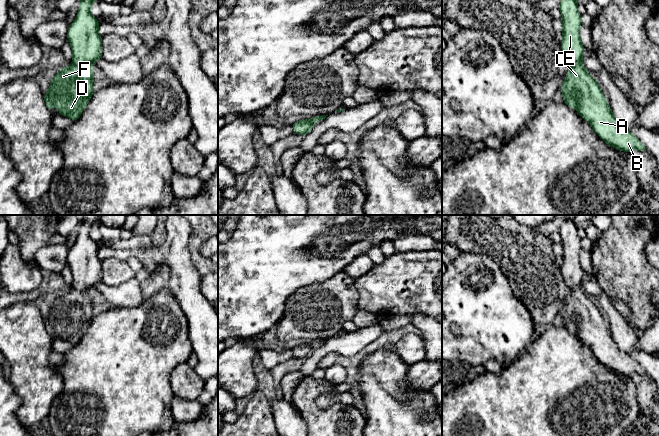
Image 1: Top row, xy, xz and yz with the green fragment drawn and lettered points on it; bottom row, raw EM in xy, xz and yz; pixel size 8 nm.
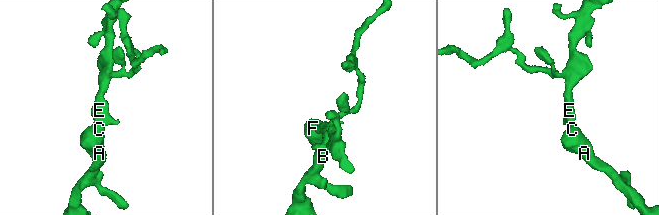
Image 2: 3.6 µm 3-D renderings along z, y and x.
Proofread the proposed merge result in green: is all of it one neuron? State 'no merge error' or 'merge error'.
no merge error

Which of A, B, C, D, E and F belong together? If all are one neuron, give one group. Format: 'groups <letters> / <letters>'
groups A B C D E F

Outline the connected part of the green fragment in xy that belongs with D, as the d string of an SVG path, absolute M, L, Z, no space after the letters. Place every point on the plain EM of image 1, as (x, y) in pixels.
M101 215L83 216L79 235L67 256L73 276L72 290L62 292L52 302L44 319L49 335L56 330L57 338L67 340L73 346L81 340L94 317L94 294L91 290L97 283L102 283L102 263L98 257L100 247L90 237L90 230Z

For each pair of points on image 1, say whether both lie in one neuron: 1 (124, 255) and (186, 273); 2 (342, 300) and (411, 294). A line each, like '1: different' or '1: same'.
1: same
2: different

